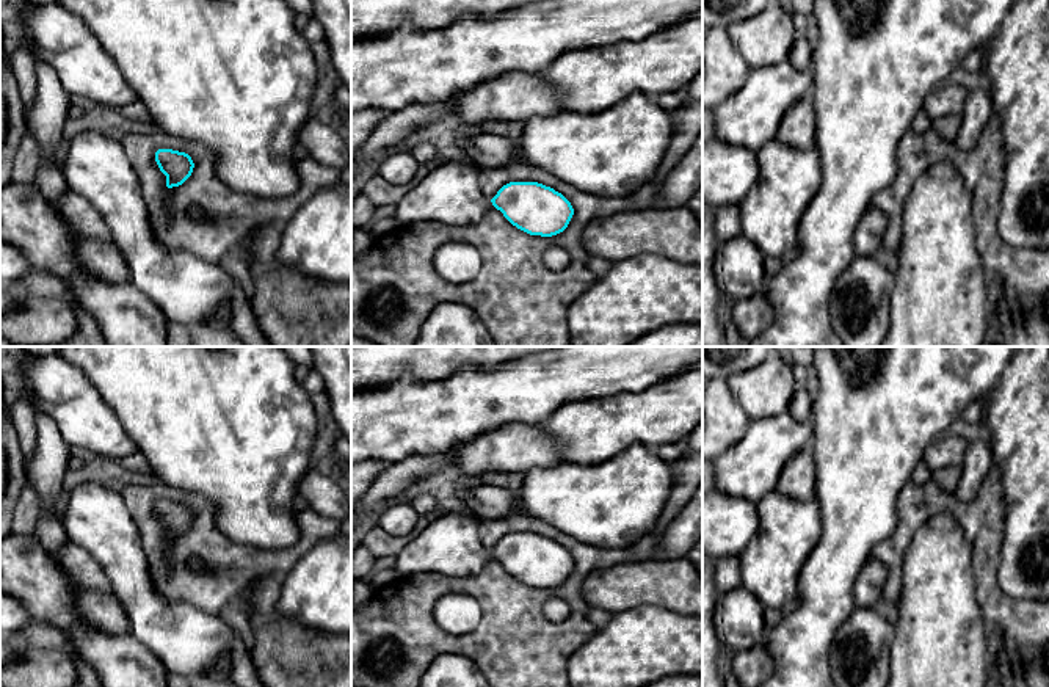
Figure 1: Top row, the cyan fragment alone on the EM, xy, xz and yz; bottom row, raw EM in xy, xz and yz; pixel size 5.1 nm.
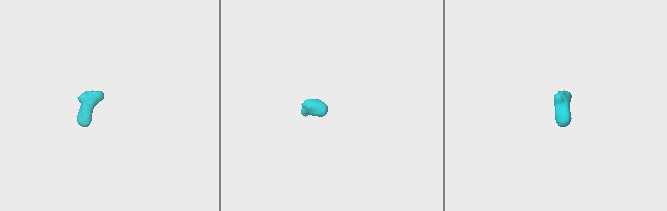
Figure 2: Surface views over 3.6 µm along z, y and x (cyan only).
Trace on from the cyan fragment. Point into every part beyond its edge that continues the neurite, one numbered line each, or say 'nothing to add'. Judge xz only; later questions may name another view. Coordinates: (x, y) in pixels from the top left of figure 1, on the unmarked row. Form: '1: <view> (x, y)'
1: xz (450, 545)

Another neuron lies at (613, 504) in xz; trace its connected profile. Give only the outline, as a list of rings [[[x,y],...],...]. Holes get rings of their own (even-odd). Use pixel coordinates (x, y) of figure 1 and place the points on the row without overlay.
[[[633,444],[597,464],[558,463],[524,474],[524,514],[601,549],[629,549],[655,529],[673,491],[673,464]]]

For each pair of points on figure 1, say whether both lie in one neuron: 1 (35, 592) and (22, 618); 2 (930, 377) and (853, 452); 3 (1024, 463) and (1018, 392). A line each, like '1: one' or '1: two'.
1: two
2: one
3: one

